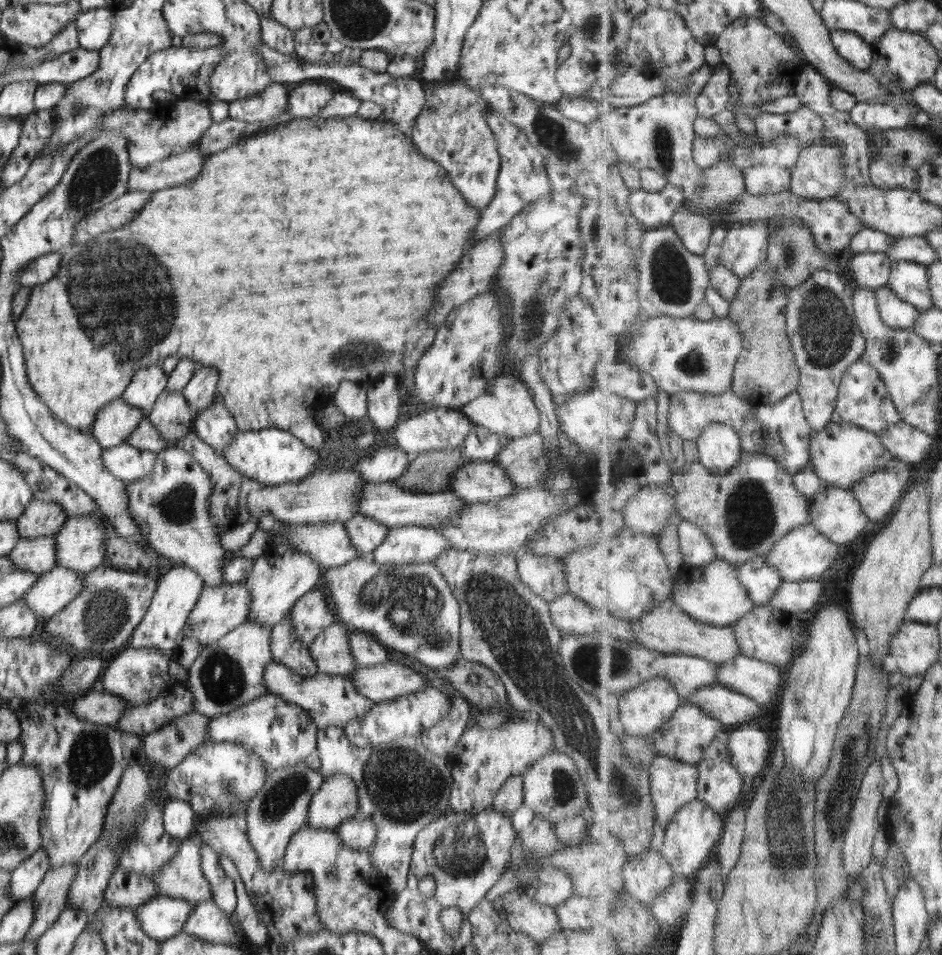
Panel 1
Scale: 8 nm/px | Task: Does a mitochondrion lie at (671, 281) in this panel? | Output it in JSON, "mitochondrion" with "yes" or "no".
{"mitochondrion":"yes"}

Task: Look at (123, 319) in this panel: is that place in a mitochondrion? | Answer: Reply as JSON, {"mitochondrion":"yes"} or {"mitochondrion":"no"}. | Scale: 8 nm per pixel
{"mitochondrion":"yes"}

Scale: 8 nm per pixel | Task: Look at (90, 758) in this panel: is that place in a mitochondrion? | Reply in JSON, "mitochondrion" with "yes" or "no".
{"mitochondrion":"yes"}

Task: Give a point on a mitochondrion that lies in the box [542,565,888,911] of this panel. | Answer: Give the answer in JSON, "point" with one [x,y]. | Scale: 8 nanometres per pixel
{"point":[787,833]}

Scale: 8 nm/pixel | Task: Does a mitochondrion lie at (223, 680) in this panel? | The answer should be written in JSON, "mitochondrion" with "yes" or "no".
{"mitochondrion":"yes"}

